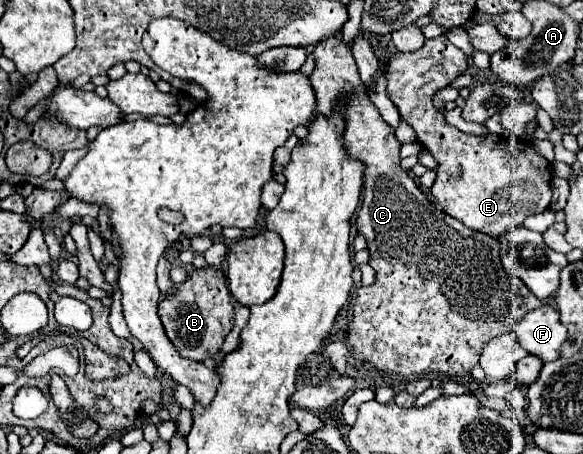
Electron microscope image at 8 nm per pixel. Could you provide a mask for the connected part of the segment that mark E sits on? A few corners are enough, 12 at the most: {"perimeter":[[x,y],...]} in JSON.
{"perimeter":[[445,35],[397,53],[387,93],[439,161],[431,193],[491,237],[549,209],[529,141],[467,135],[433,89],[467,69]]}

